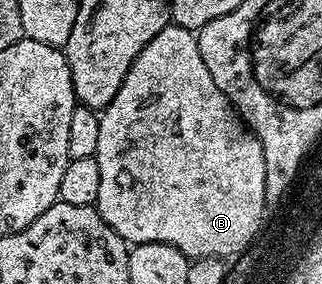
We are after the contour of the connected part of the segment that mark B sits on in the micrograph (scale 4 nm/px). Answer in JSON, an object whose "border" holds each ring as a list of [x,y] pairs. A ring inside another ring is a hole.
{"border":[[[169,24],[133,60],[121,88],[117,88],[117,96],[99,115],[101,133],[97,140],[97,168],[101,168],[101,188],[97,191],[95,206],[99,215],[121,236],[128,244],[140,242],[161,242],[176,246],[188,259],[197,258],[221,258],[226,259],[227,254],[239,256],[260,235],[265,226],[263,209],[269,205],[269,199],[265,192],[265,152],[252,130],[247,129],[246,122],[239,116],[239,111],[232,106],[231,102],[223,95],[221,88],[213,84],[213,76],[209,76],[209,68],[205,68],[205,60],[201,60],[201,48],[199,39],[192,31],[184,26]]]}

